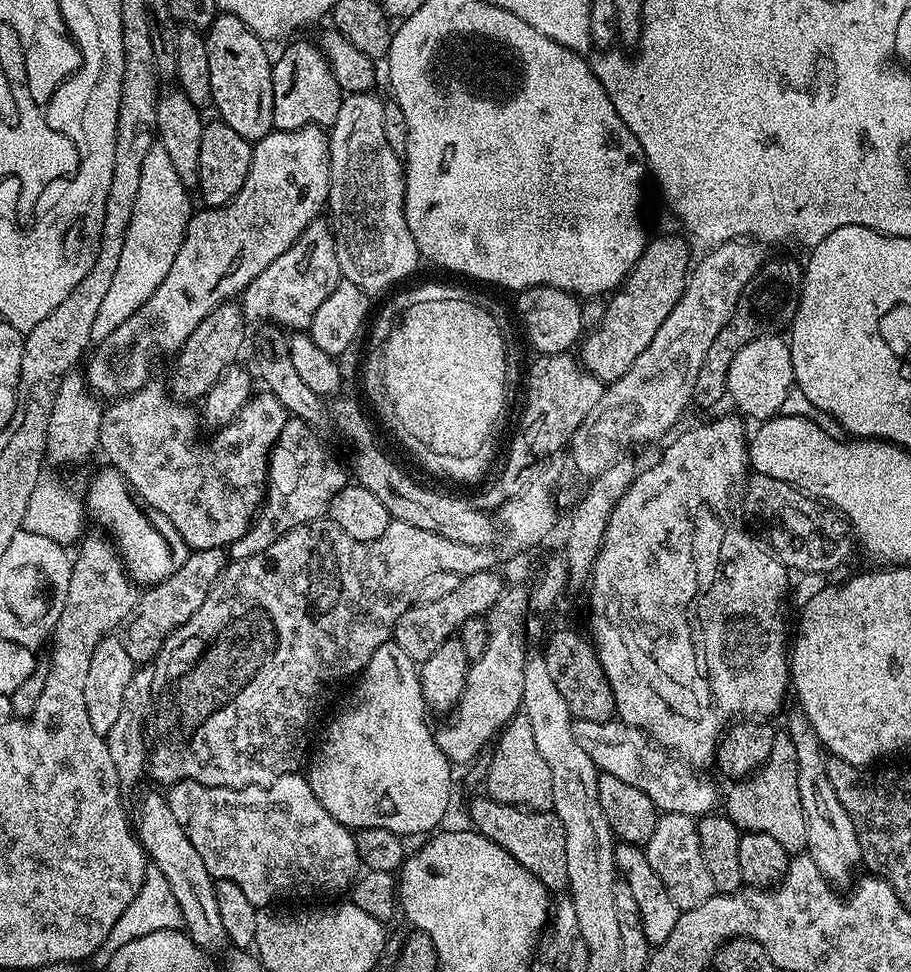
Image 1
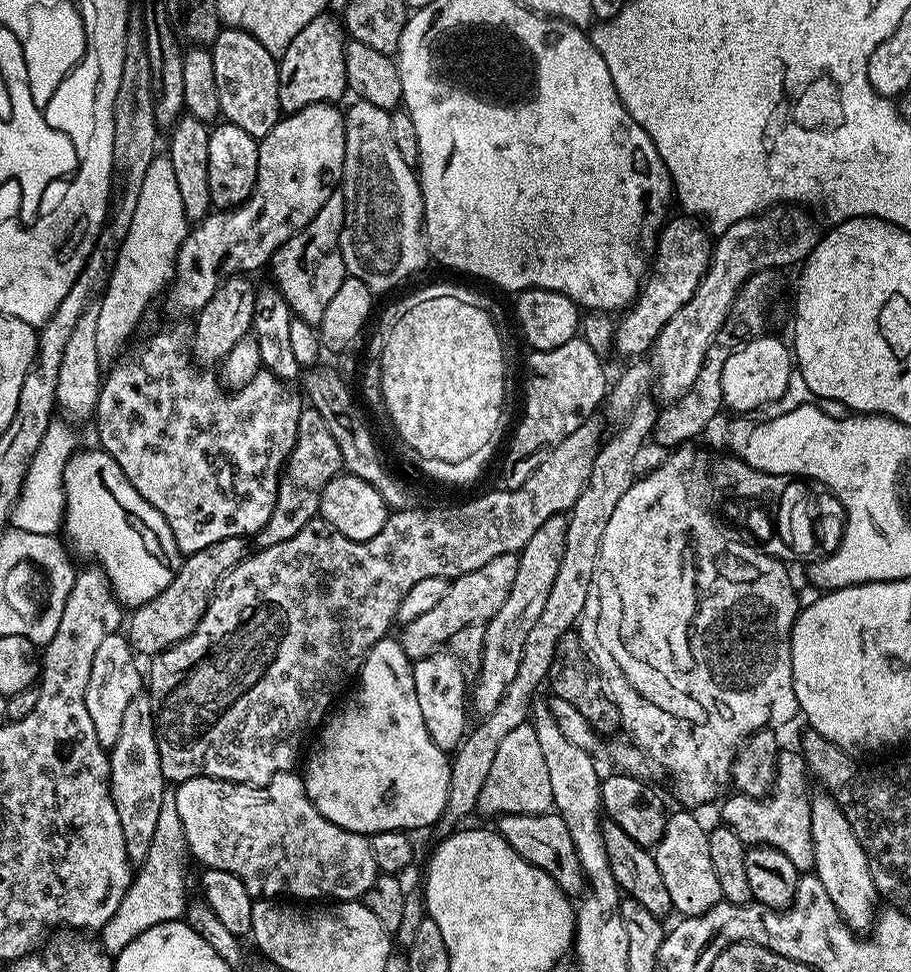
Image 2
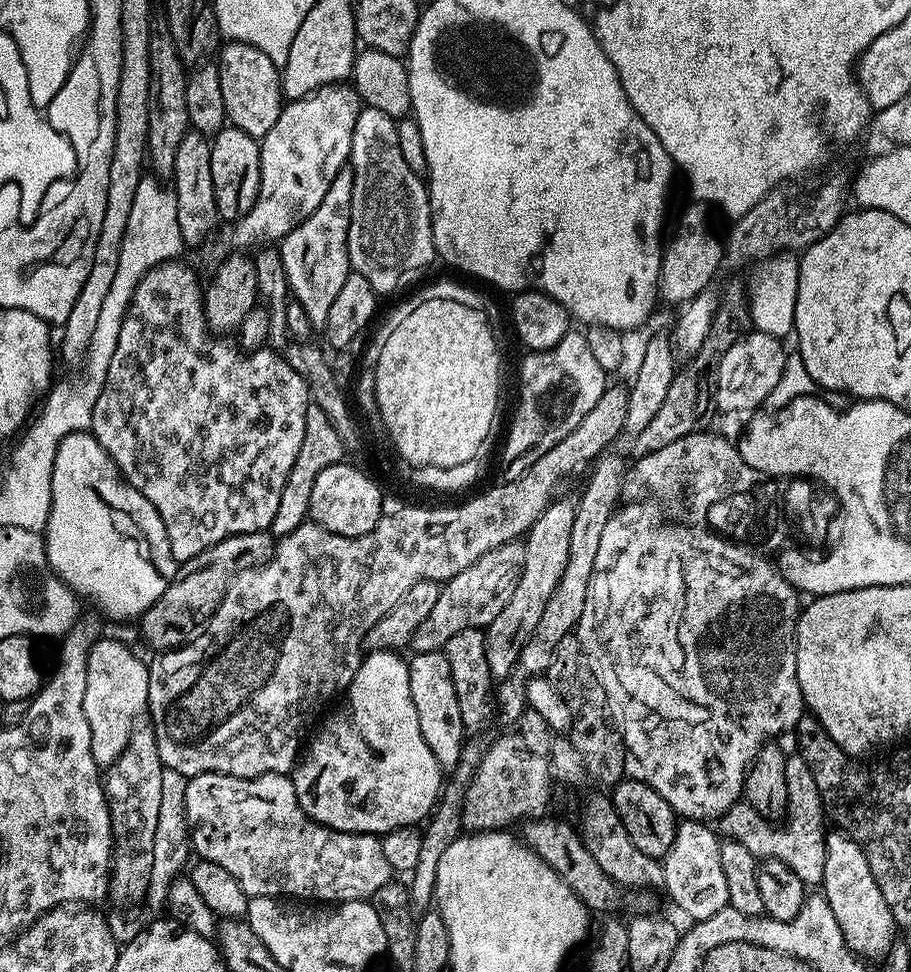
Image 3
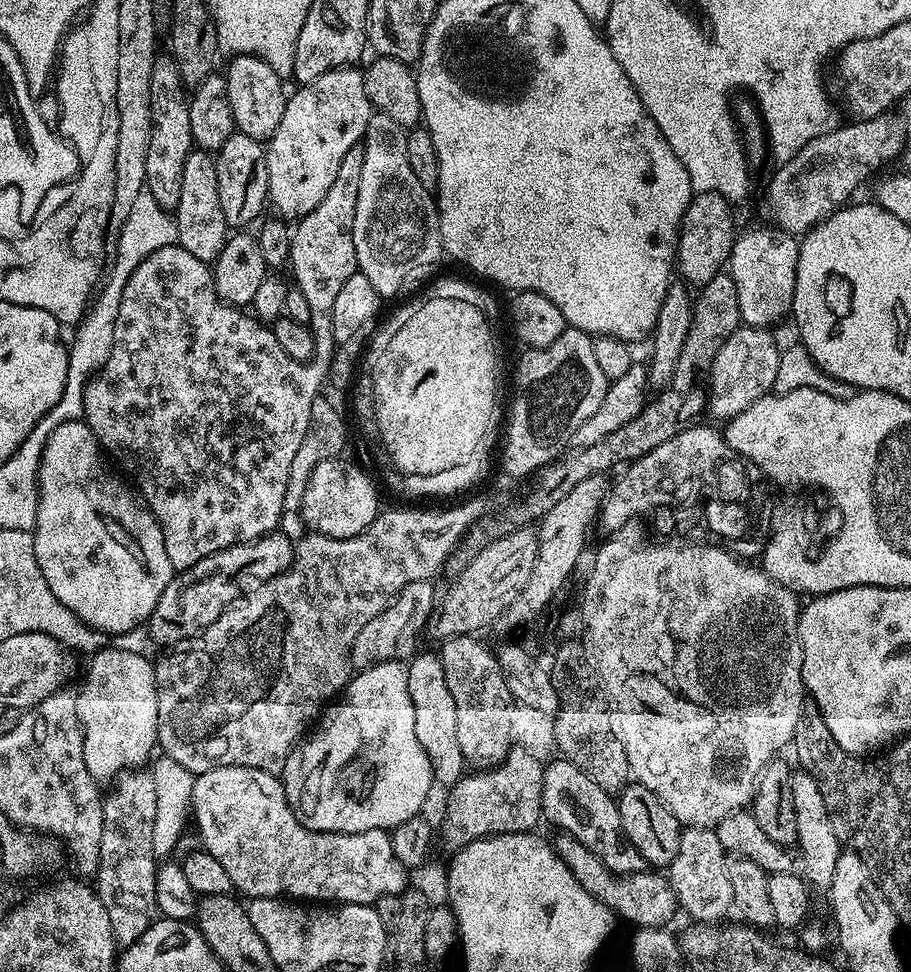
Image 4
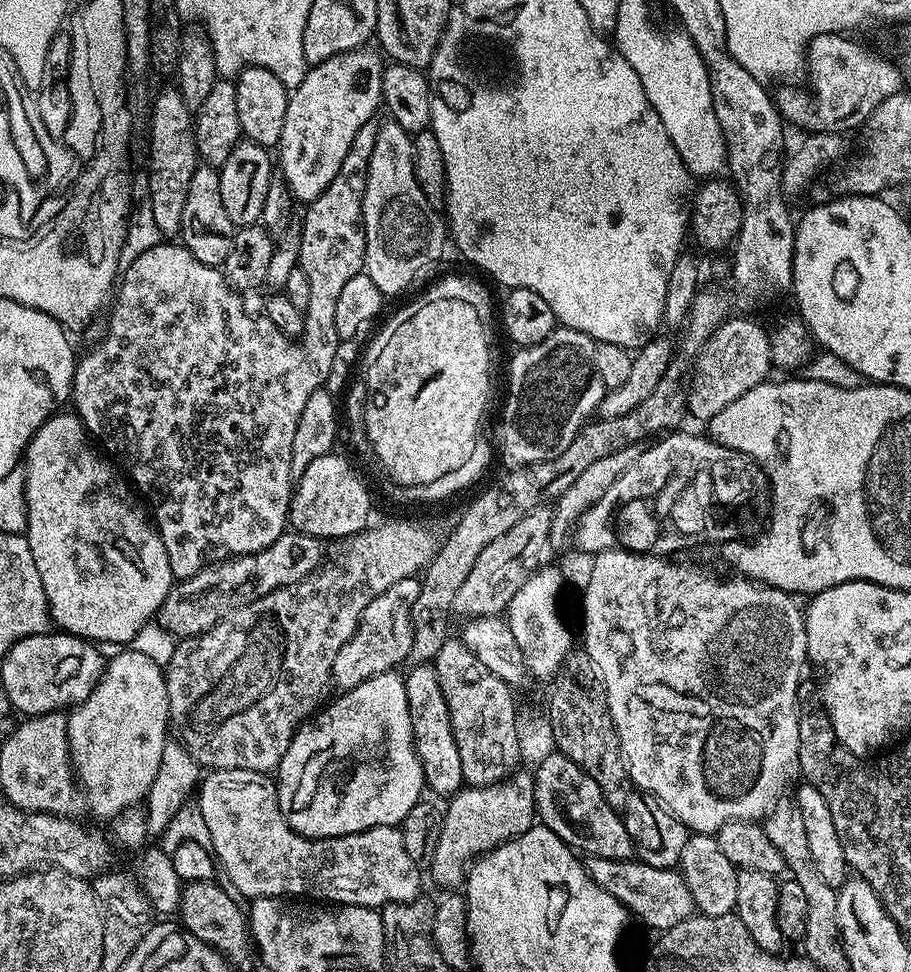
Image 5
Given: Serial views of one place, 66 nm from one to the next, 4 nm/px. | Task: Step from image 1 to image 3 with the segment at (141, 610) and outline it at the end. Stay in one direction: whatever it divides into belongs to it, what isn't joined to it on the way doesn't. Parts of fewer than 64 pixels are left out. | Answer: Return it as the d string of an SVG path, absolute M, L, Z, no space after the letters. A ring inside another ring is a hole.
M267 531L247 532L234 534L202 550L202 554L183 561L177 567L176 575L169 579L168 588L162 594L162 598L158 598L158 602L154 602L154 606L150 606L150 610L146 610L144 615L139 617L138 625L140 624L140 632L144 635L145 642L150 647L157 648L157 653L160 654L170 648L187 644L193 633L207 624L214 614L230 581L239 572L245 572L247 568L254 568L267 562L273 551L274 540Z

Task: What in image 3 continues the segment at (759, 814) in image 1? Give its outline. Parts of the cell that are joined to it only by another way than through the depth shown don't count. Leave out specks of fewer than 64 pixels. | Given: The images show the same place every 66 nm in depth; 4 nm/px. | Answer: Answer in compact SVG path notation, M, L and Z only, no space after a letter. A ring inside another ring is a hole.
M798 754L789 755L786 759L786 778L788 779L788 810L781 828L768 828L769 821L758 815L746 802L737 802L718 817L718 832L721 837L737 840L750 850L757 858L767 858L786 862L798 878L802 878L805 886L819 885L824 878L826 862L826 846L824 837L826 827L826 809L820 796L818 786L814 782L814 774L810 774L810 766Z

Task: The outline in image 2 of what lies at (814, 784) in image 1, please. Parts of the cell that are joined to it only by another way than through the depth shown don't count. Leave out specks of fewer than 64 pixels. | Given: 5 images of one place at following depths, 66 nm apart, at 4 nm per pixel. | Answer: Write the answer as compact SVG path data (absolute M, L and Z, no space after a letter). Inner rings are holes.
M813 791L810 795L810 810L810 834L814 838L814 875L822 882L826 894L830 894L830 902L834 902L838 914L848 923L848 927L857 934L871 933L878 915L878 893L870 874L868 852L862 850L862 842L858 842L854 830L850 830L846 814L842 814L838 802L834 802L830 793Z

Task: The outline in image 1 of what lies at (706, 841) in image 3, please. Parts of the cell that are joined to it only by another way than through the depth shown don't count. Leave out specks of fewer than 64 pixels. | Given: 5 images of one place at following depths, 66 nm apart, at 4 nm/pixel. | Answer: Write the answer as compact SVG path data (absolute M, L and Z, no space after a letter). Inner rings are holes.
M666 812L657 815L654 834L650 834L646 845L648 861L654 866L654 874L662 878L662 886L666 886L666 894L681 910L702 906L706 898L716 892L714 878L710 878L710 870L706 870L706 862L702 862L702 846L698 842L697 821L681 812Z

